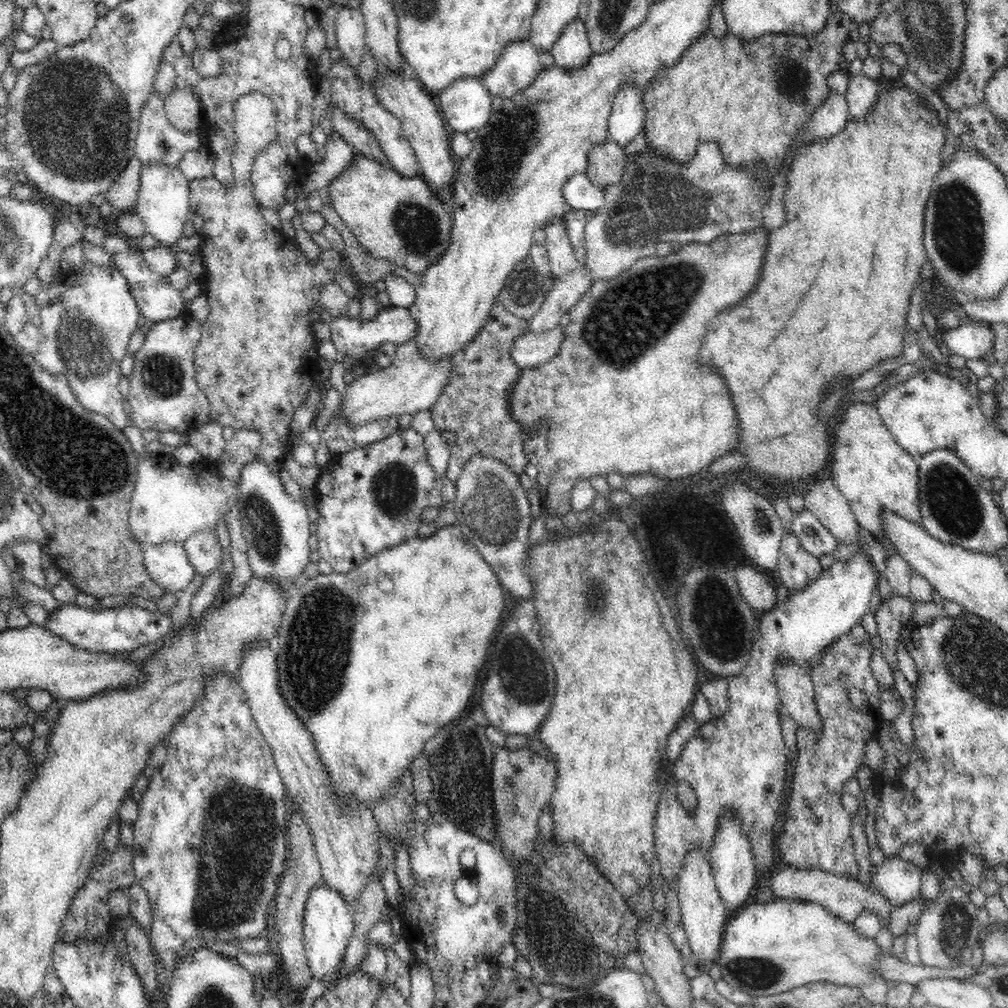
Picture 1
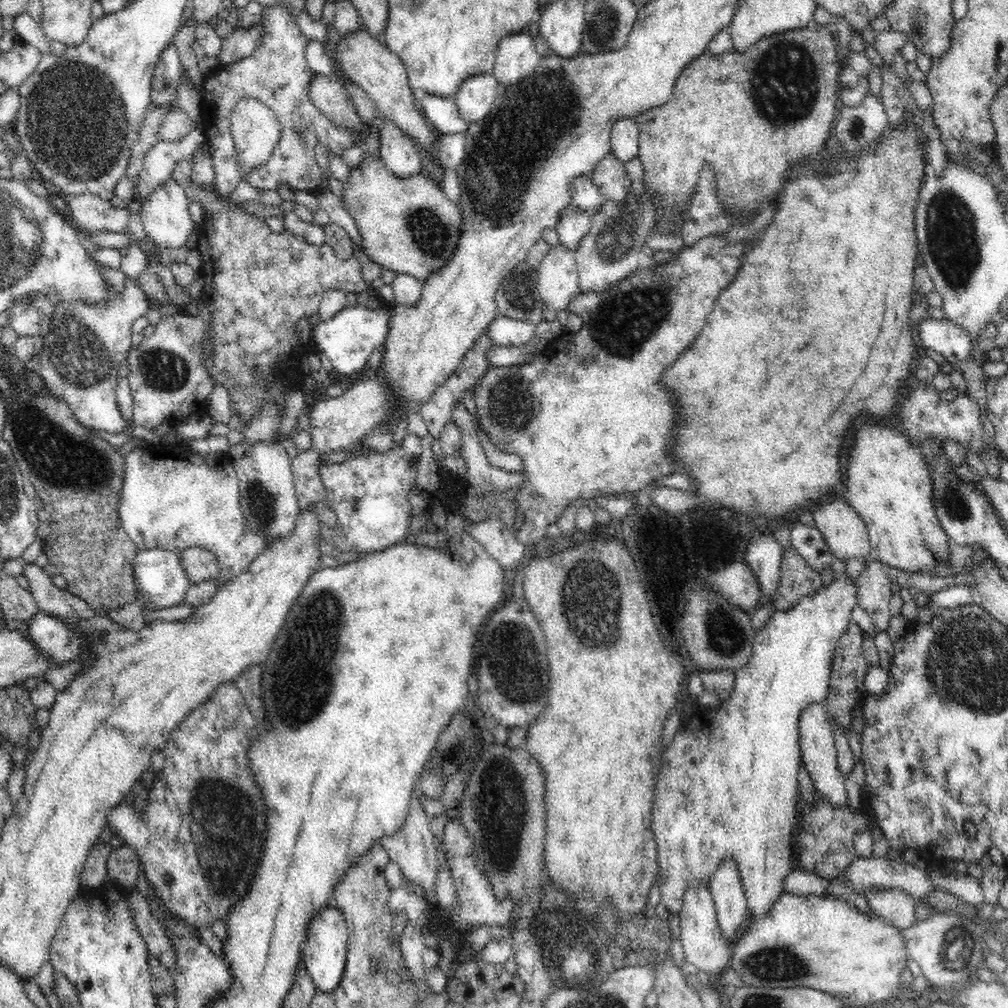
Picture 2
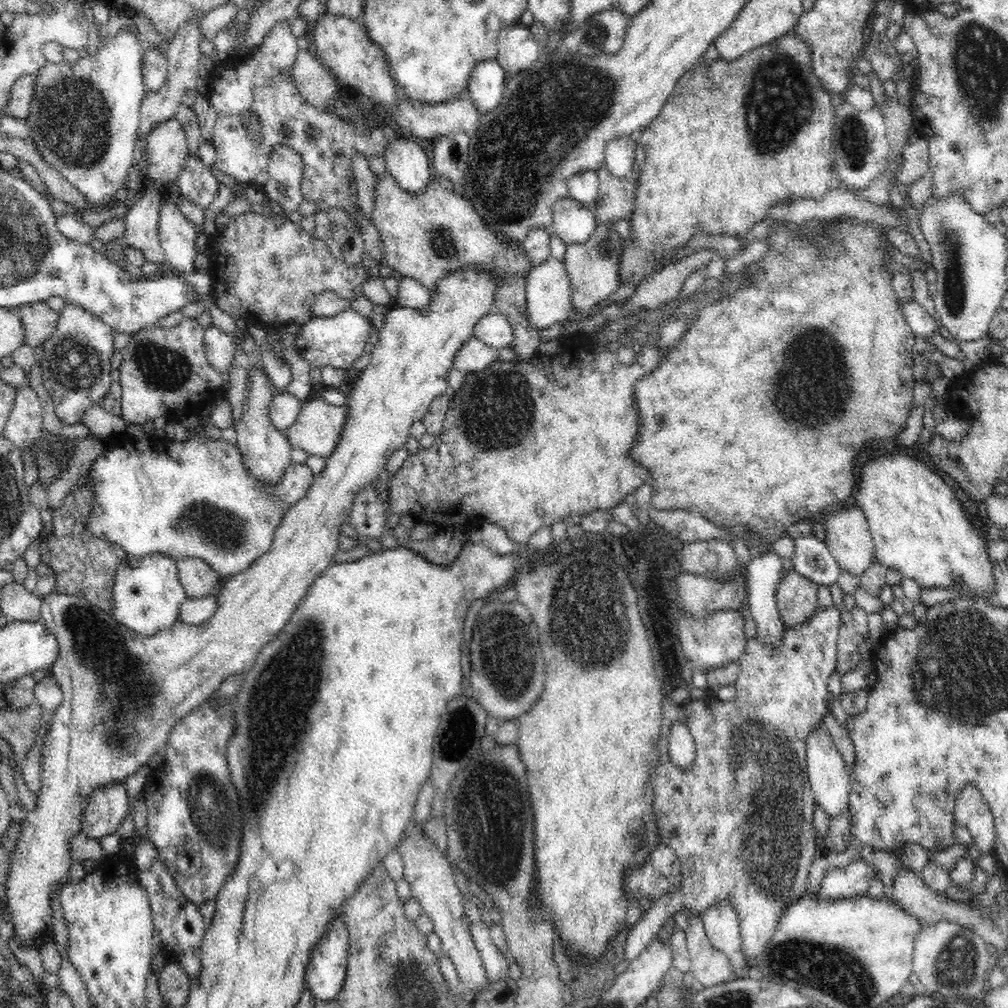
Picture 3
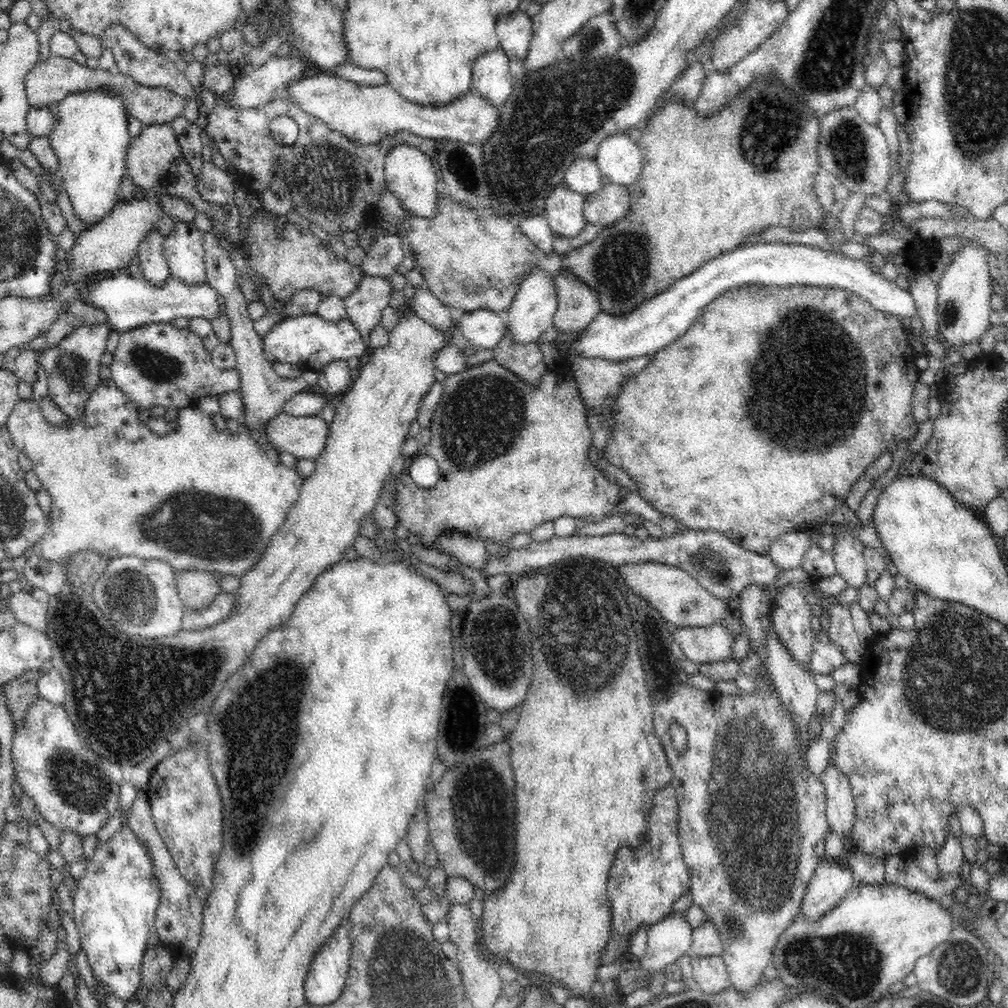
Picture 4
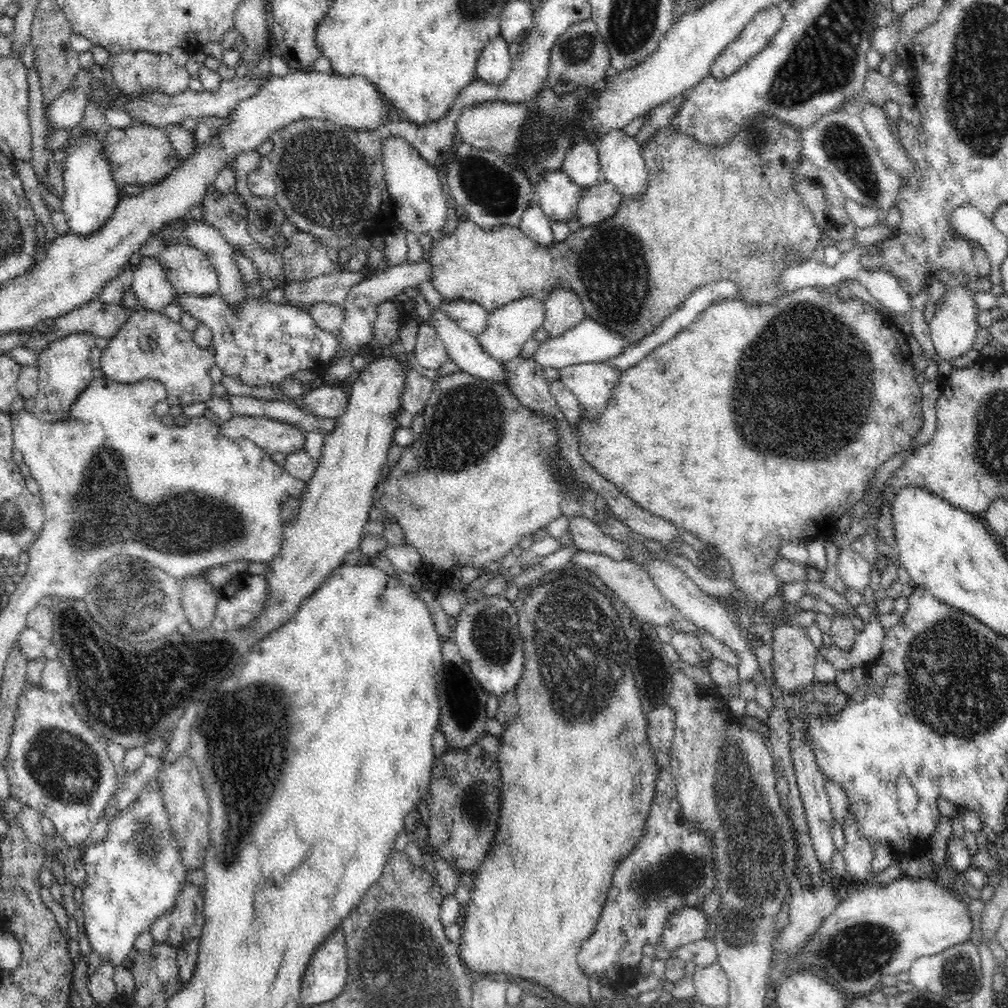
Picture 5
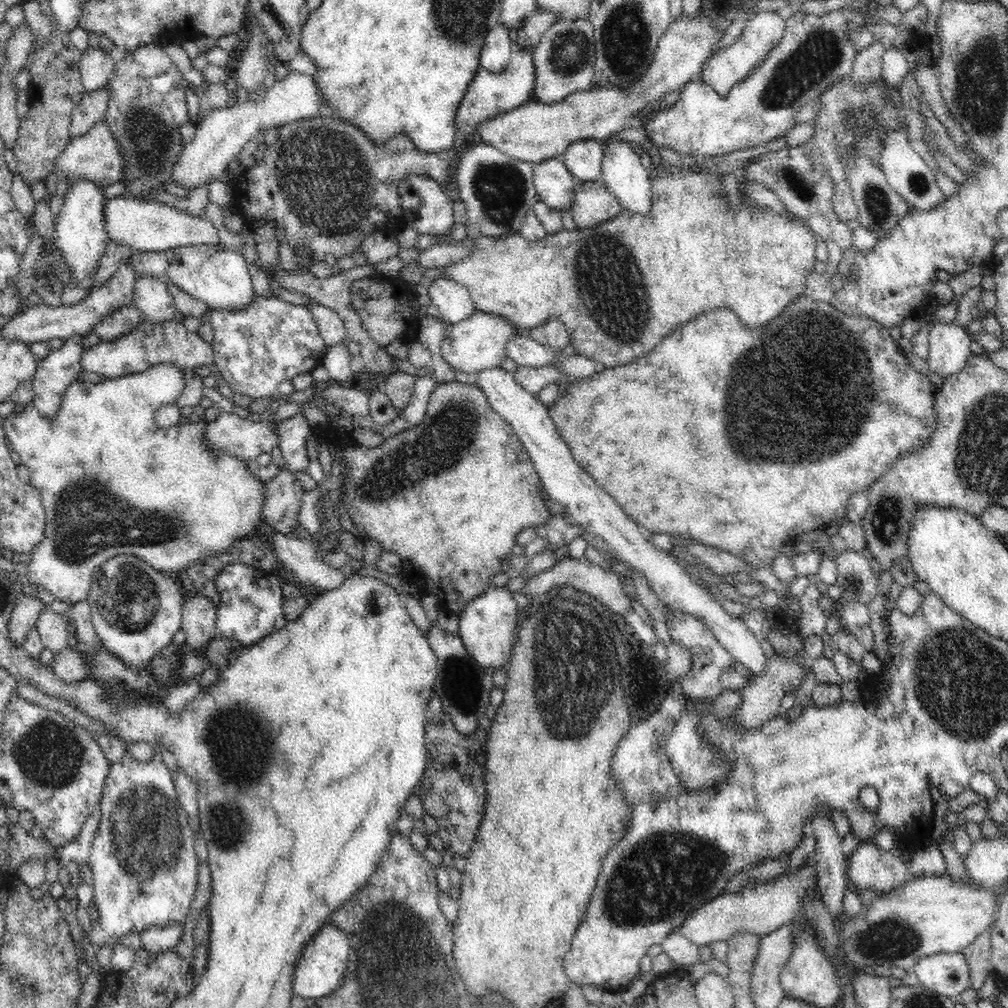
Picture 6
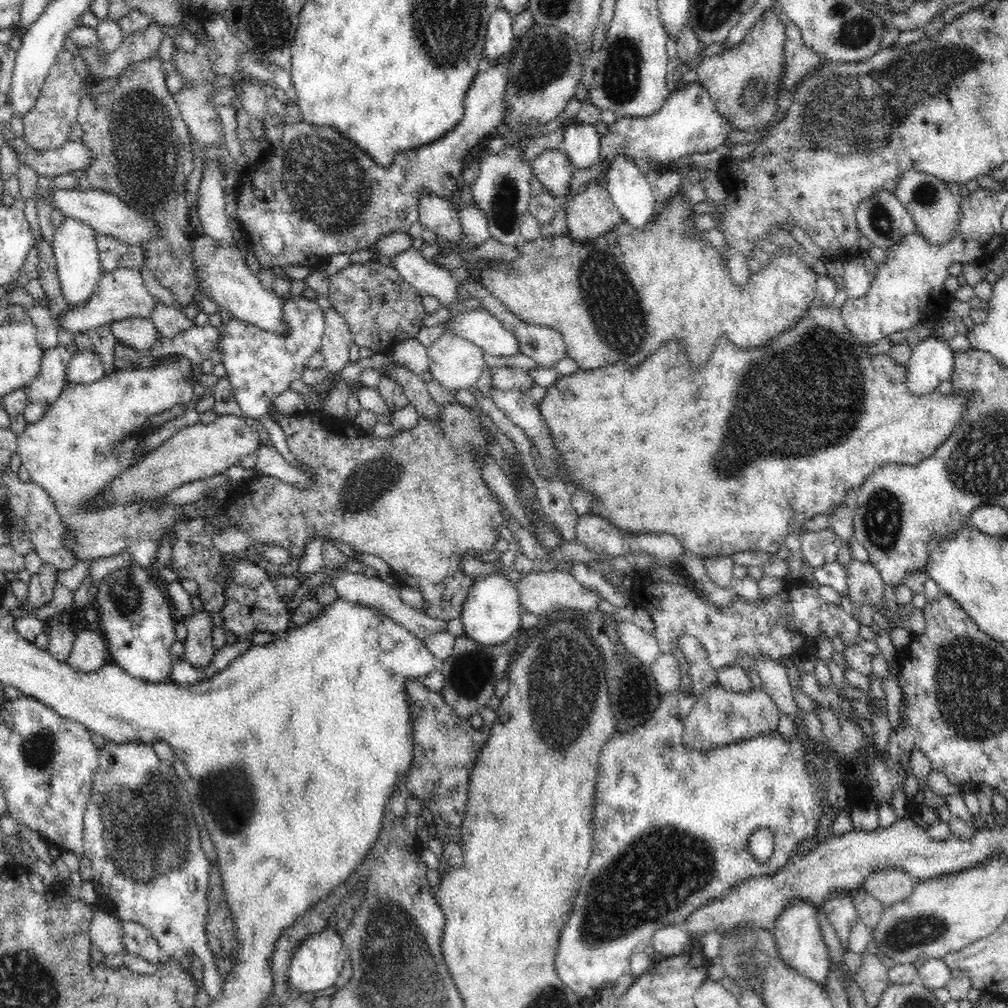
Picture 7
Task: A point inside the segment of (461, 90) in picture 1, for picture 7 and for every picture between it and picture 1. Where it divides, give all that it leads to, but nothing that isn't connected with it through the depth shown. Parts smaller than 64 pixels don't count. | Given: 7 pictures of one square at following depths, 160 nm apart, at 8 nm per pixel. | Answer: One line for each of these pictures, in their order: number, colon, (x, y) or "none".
2: (474, 99)
3: (485, 87)
4: (491, 75)
5: (494, 63)
6: (496, 52)
7: (498, 41)

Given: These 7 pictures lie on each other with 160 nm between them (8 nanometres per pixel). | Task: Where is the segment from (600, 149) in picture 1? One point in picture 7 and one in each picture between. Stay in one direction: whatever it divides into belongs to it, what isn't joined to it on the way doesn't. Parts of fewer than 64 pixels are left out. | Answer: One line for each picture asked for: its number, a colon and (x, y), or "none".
2: (610, 176)
3: (617, 194)
4: (610, 204)
5: (598, 203)
6: (593, 204)
7: (589, 213)

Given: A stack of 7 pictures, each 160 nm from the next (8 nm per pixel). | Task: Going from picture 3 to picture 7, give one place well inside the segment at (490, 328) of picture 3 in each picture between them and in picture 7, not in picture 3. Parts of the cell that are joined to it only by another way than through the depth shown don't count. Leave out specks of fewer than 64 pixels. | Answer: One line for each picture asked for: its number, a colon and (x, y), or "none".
4: (484, 329)
5: (470, 317)
6: (454, 302)
7: (428, 279)

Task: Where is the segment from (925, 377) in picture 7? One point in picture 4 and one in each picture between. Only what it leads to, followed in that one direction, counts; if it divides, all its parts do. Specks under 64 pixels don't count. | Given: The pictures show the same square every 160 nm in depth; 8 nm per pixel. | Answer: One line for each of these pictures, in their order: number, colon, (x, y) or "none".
4: (963, 308)
5: (953, 329)
6: (949, 344)

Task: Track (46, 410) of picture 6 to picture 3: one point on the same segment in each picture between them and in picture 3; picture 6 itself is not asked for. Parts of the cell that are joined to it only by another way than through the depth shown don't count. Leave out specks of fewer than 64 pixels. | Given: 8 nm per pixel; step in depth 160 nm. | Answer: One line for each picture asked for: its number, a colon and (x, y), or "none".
3: (76, 369)
4: (72, 366)
5: (65, 372)

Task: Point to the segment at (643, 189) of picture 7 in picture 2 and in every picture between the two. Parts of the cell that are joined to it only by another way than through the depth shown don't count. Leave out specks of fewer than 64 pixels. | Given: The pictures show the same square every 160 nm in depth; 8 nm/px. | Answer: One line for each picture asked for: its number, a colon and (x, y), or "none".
2: (624, 141)
3: (619, 155)
4: (619, 158)
5: (621, 160)
6: (625, 177)

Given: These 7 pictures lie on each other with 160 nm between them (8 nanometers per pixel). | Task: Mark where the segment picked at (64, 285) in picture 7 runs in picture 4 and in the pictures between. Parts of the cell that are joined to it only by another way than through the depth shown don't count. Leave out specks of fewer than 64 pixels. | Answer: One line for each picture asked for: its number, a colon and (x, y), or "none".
4: (90, 138)
5: (91, 192)
6: (80, 231)

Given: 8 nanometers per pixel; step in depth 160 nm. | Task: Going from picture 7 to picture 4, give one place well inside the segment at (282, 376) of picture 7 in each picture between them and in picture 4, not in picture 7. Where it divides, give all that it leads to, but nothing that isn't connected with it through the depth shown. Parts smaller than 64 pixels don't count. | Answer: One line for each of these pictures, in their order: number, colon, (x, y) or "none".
4: (308, 341)
5: (262, 343)
6: (257, 348)

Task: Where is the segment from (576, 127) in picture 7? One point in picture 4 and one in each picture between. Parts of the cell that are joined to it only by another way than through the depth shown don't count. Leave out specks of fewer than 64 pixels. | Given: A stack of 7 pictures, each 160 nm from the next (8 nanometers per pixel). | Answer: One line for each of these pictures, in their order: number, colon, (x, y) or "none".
4: (584, 177)
5: (581, 163)
6: (583, 158)

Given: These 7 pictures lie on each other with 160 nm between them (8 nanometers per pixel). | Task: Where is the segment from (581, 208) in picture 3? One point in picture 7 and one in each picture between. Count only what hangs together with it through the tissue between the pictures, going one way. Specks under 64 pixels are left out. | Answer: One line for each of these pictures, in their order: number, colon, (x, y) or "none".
4: (564, 211)
5: (559, 196)
6: (555, 186)
7: (552, 167)

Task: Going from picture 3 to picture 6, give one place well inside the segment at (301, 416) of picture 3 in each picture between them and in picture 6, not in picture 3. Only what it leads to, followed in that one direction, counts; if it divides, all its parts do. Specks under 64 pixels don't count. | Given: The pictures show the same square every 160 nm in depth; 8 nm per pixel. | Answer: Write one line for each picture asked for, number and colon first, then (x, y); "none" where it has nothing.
4: (304, 437)
5: (272, 435)
6: (241, 437)

